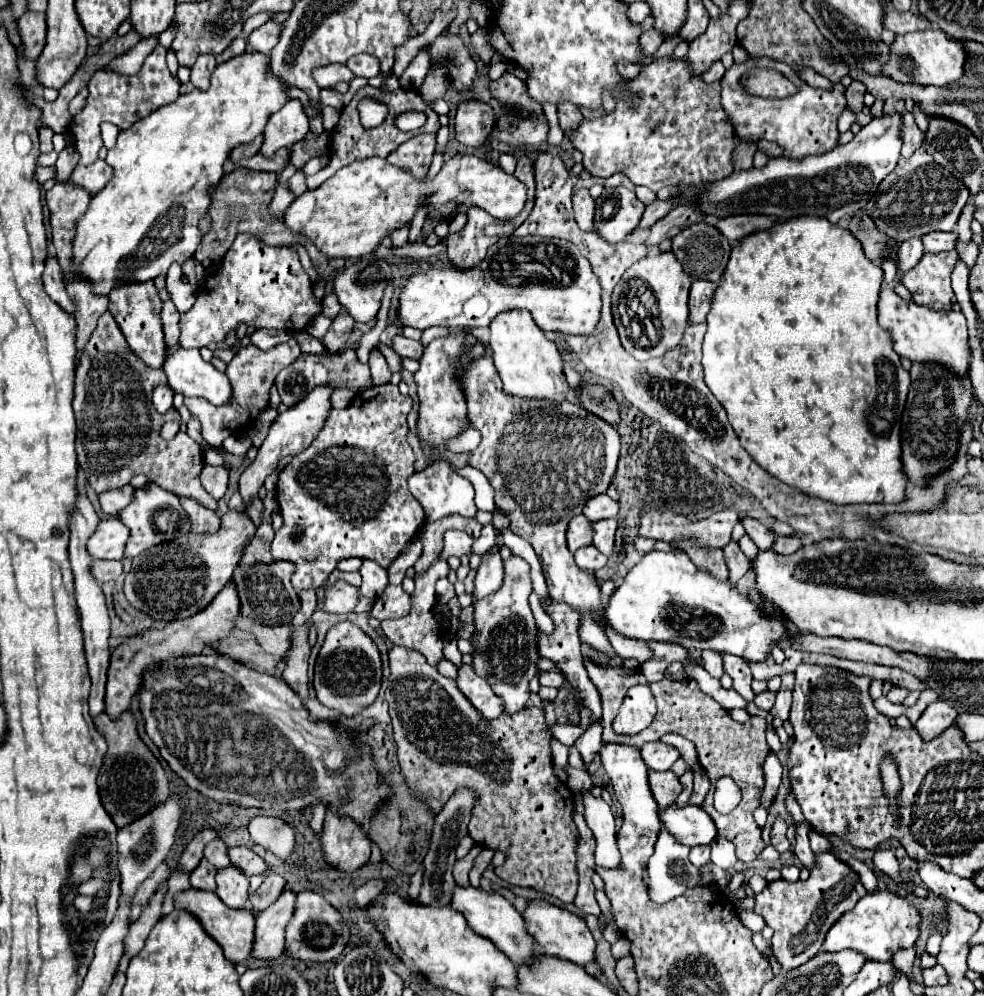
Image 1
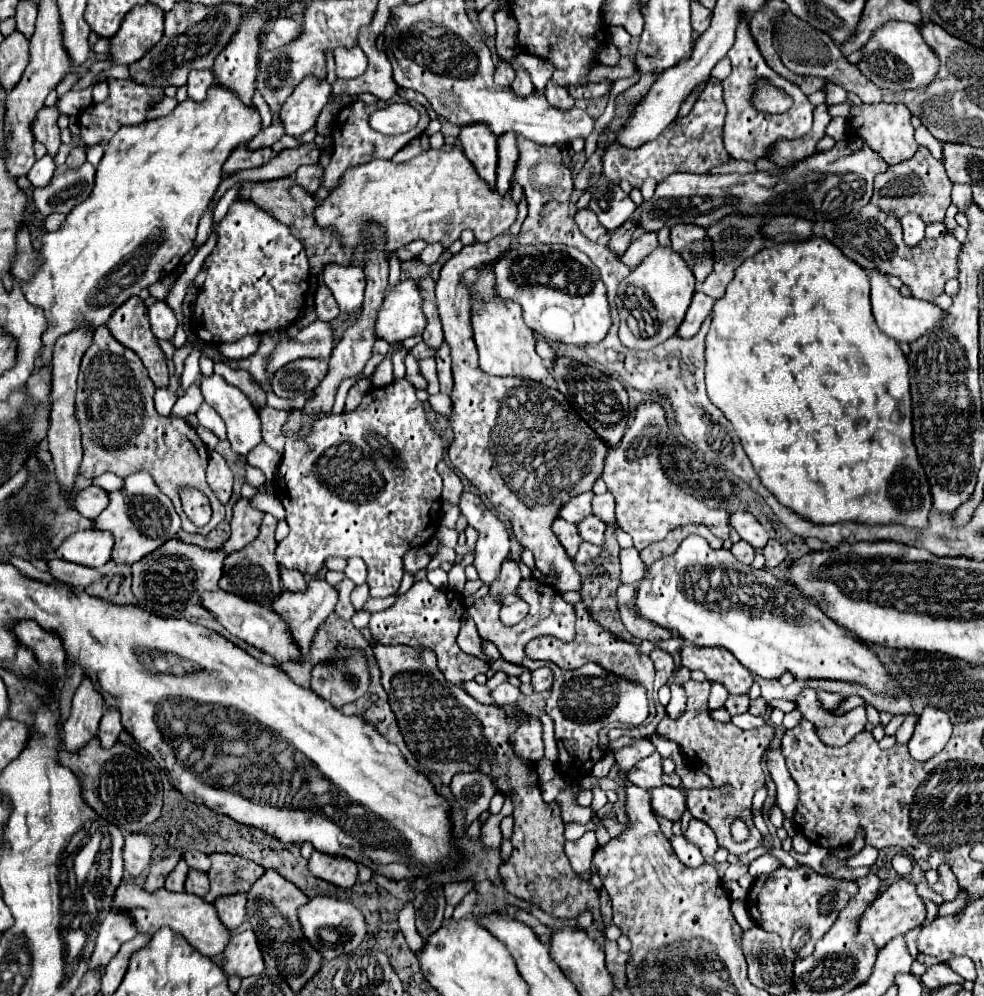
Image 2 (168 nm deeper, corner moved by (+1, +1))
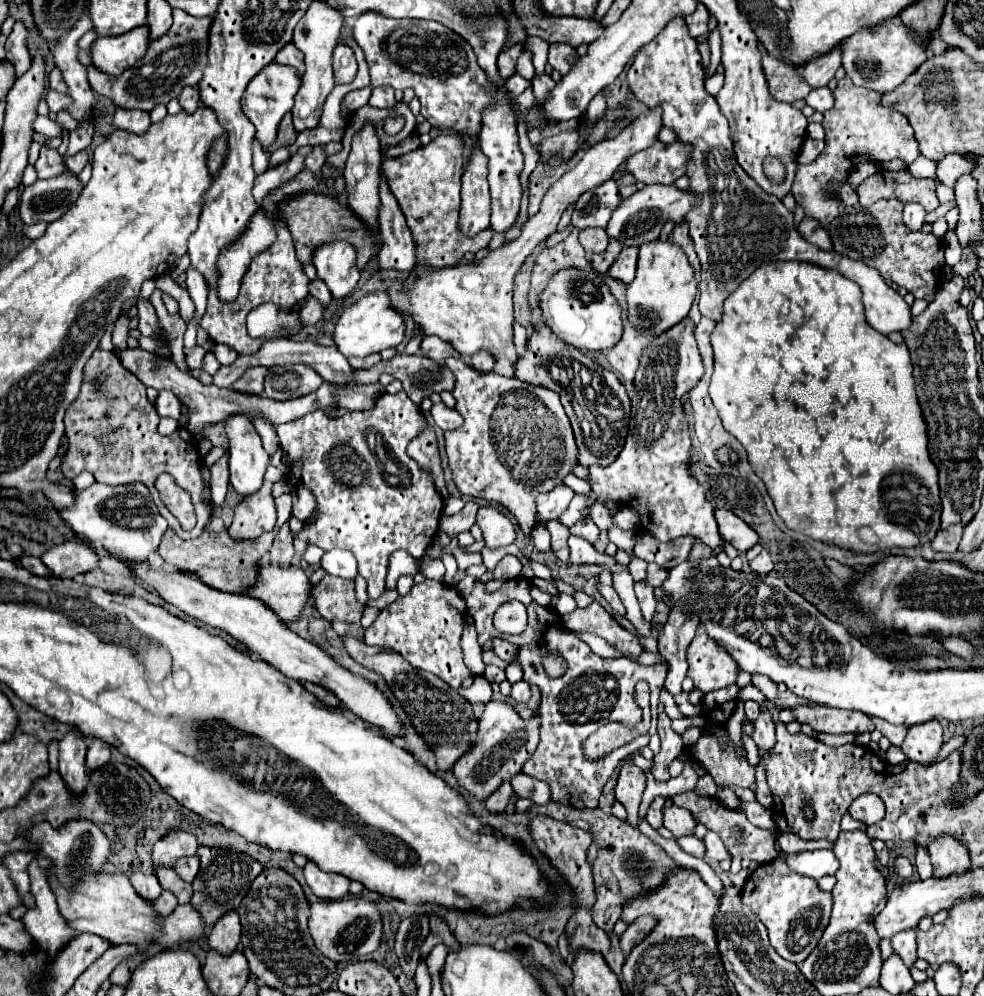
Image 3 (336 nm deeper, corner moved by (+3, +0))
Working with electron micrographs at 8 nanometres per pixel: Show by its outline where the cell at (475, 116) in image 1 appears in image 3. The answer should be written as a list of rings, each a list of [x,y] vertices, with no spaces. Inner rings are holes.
[[[479,147],[473,149],[467,165],[463,167],[463,189],[461,189],[461,219],[459,229],[473,237],[481,229],[489,227],[491,201],[487,183],[487,157]]]

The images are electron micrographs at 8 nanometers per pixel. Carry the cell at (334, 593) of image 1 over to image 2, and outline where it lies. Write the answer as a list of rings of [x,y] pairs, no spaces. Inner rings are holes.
[[[309,580],[303,592],[281,590],[281,594],[273,600],[271,608],[285,616],[287,624],[291,624],[291,634],[299,640],[299,648],[303,648],[303,658],[309,654],[309,646],[319,624],[327,620],[327,616],[335,610],[337,592],[325,580]]]

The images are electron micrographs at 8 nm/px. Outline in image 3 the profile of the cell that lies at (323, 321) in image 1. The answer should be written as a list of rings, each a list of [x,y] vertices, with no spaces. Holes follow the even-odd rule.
[[[347,241],[325,243],[315,251],[313,265],[317,277],[325,281],[335,299],[345,299],[351,295],[359,283],[359,269],[355,265],[355,249]]]

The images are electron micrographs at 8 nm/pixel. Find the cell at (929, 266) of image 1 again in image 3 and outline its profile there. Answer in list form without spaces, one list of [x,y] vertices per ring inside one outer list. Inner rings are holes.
[[[881,199],[881,201],[873,203],[871,207],[861,207],[861,205],[855,205],[853,209],[841,207],[841,213],[829,223],[827,231],[829,231],[829,237],[833,241],[833,249],[839,255],[845,255],[849,259],[863,261],[865,265],[875,267],[881,273],[883,279],[893,281],[899,287],[905,287],[917,299],[929,297],[937,291],[937,287],[941,283],[941,267],[945,265],[945,247],[933,233],[927,235],[927,233],[921,233],[921,231],[919,233],[907,231],[907,227],[901,221],[901,209],[903,209],[903,203],[893,201],[893,199]]]

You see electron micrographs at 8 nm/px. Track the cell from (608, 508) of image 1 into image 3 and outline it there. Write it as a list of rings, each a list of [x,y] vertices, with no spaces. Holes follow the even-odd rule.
[[[565,485],[555,487],[555,489],[549,491],[549,493],[539,495],[539,497],[537,497],[539,517],[541,517],[543,521],[559,519],[559,517],[567,511],[567,507],[569,507],[569,503],[571,503],[573,497],[575,497],[575,491],[569,489],[569,487],[565,487]]]

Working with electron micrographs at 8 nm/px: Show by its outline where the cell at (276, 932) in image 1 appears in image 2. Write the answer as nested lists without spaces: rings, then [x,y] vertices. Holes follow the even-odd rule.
[[[245,930],[241,934],[235,932],[235,936],[231,936],[223,950],[221,970],[225,976],[239,976],[241,980],[257,976],[265,970],[259,942],[253,930]]]

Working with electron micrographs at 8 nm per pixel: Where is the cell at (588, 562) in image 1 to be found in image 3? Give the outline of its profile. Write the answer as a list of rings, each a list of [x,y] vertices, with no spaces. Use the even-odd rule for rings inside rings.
[[[573,535],[569,537],[569,549],[571,549],[571,563],[595,563],[599,555],[589,541]]]

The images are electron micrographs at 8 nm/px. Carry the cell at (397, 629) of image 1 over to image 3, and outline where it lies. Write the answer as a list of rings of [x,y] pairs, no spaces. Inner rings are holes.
[[[433,579],[415,583],[411,593],[397,597],[385,607],[375,623],[365,629],[365,643],[401,653],[413,667],[435,673],[453,689],[459,689],[463,679],[473,677],[469,667],[463,663],[463,651],[459,645],[465,617],[463,597],[449,585]]]

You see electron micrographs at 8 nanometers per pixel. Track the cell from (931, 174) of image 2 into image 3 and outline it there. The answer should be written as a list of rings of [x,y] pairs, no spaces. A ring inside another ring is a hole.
[[[909,169],[901,171],[877,171],[867,177],[859,187],[859,203],[863,207],[873,205],[879,199],[899,199],[901,203],[919,203],[927,213],[939,207],[933,179],[917,179]]]

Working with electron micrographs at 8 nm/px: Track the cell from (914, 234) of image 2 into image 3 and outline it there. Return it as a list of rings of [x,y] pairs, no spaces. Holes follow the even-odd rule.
[[[907,203],[903,211],[903,223],[909,231],[921,231],[921,225],[925,221],[925,209],[915,203]]]

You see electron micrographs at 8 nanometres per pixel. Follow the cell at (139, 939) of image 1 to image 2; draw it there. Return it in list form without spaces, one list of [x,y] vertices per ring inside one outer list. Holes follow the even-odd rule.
[[[173,850],[171,854],[167,854],[161,860],[153,862],[151,864],[151,870],[149,870],[149,876],[147,876],[145,884],[143,884],[143,888],[147,888],[149,892],[153,892],[157,888],[163,888],[167,874],[177,866],[179,860],[181,860],[181,852],[179,850]]]

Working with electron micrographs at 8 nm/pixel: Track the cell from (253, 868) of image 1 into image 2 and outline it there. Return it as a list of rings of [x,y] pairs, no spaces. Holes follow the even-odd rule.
[[[209,854],[211,870],[207,872],[211,890],[203,900],[213,904],[221,896],[231,896],[239,892],[247,892],[251,884],[265,872],[259,864],[233,856],[233,854]]]

